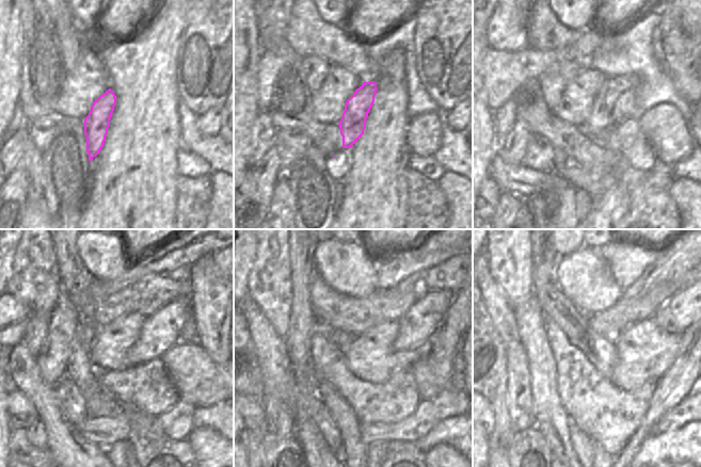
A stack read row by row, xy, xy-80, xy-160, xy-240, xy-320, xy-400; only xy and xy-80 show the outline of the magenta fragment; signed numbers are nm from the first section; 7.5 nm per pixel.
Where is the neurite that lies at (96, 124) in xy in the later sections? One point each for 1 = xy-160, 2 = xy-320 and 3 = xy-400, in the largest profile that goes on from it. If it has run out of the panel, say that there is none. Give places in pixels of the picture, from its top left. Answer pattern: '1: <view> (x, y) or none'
1: xy-160 (616, 102)
2: xy-320 (420, 323)
3: xy-400 (685, 306)

